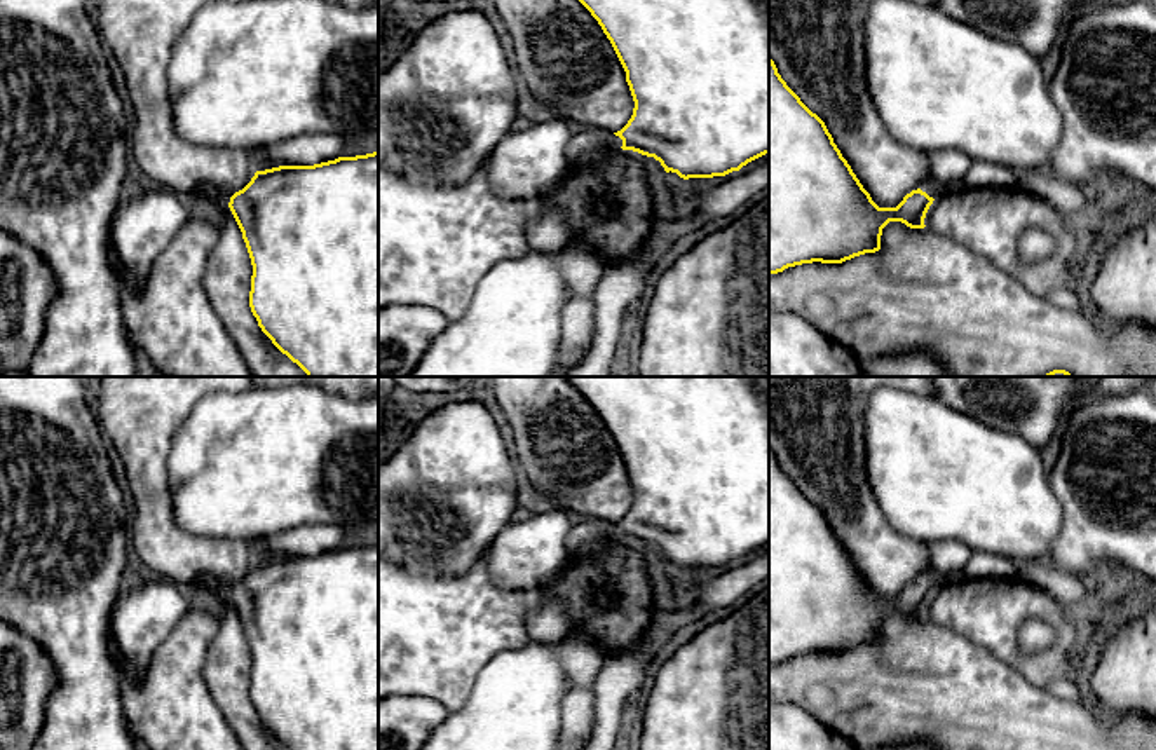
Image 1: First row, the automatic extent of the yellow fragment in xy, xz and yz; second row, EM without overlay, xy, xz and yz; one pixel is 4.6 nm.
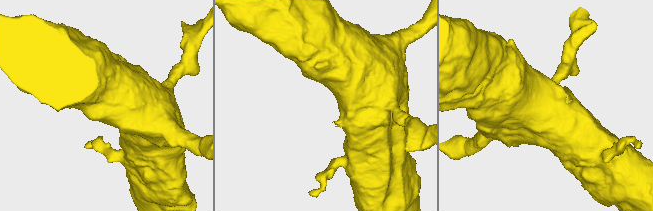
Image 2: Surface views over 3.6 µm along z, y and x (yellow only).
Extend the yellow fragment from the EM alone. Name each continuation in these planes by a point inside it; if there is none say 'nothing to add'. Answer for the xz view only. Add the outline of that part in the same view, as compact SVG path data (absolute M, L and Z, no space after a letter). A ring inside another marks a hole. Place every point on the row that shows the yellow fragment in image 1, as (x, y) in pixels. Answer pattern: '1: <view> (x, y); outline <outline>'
1: xz (588, 145); outline M579 127L570 140L565 159L568 169L602 159L609 148L621 148L622 140L607 129Z

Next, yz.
1: yz (931, 189); outline M931 180L924 181L919 188L933 199L943 194L943 185L935 183Z

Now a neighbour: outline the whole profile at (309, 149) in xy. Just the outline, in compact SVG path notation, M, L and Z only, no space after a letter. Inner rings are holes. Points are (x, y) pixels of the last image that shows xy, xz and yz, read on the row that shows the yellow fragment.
M302 134L253 152L256 169L279 166L314 166L342 157L350 140L338 134Z

